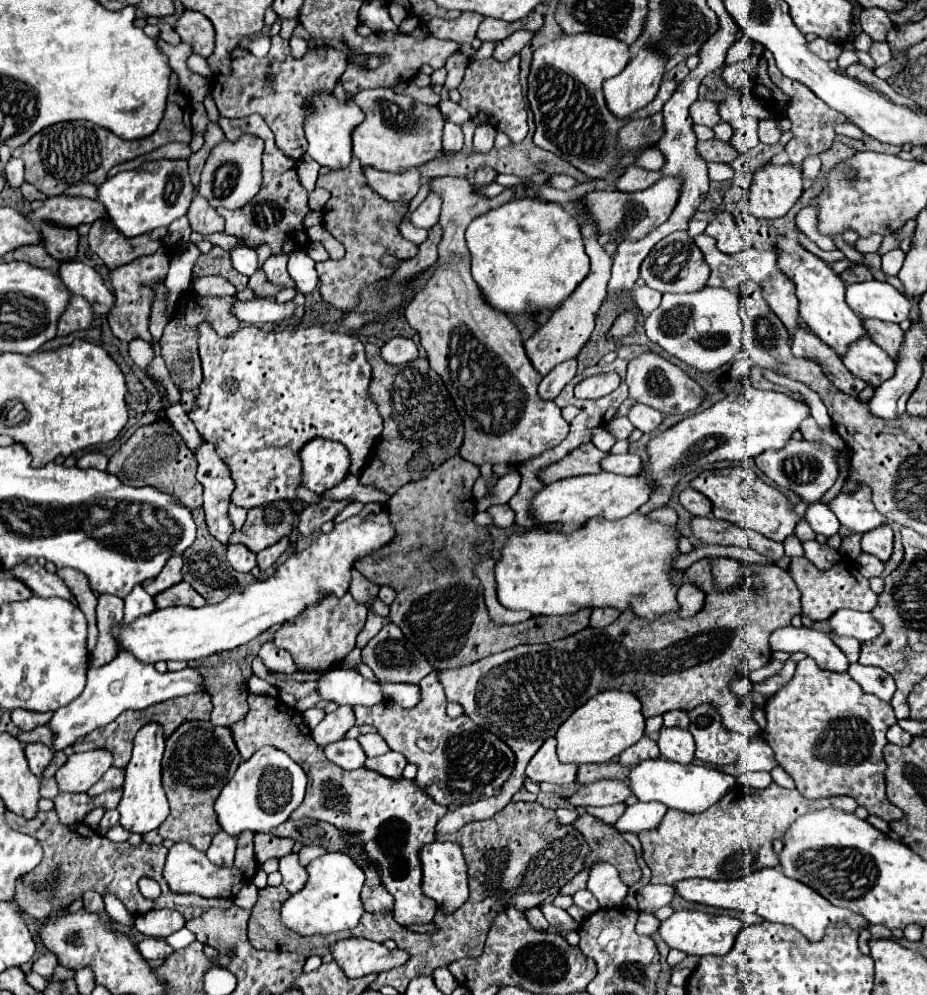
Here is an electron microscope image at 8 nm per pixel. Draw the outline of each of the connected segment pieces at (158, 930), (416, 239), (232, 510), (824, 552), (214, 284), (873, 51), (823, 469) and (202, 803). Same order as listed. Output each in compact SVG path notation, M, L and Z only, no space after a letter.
M155 909L149 913L143 913L135 917L135 929L143 933L145 937L157 937L163 939L175 931L185 927L185 919L179 911L171 909Z
M403 219L403 223L401 223L401 233L403 233L405 239L413 241L415 245L419 245L419 243L423 243L423 241L427 239L427 231L425 231L425 229L419 229L419 227L411 225L411 223L405 221L405 219Z
M233 503L229 505L229 517L231 517L231 521L233 521L235 531L239 531L239 529L243 527L243 523L245 523L245 515L247 515L247 511L243 511L241 507L235 507Z
M805 541L803 543L803 551L805 557L817 567L817 569L829 569L833 565L833 561L839 561L839 551L831 549L829 545L821 545L817 541Z
M201 277L201 279L193 279L193 289L203 295L203 297L225 297L225 295L235 295L235 287L223 279L223 277Z
M872 42L869 53L876 68L888 62L891 58L891 50L887 42Z
M791 439L783 449L765 451L755 461L757 461L757 467L765 475L771 475L771 479L779 487L789 487L789 491L793 491L797 497L803 497L803 501L817 503L835 485L835 481L839 477L839 467L837 467L835 455L837 455L837 451L827 445Z
M187 721L187 723L181 723L181 727L177 727L177 731L173 735L169 735L165 739L165 743L167 743L167 747L165 747L165 755L163 755L163 787L165 787L165 793L169 799L171 813L159 825L157 833L161 839L185 841L185 843L193 845L197 851L207 851L213 837L221 831L221 825L217 823L217 815L213 811L213 803L241 763L231 729L215 727L209 721Z

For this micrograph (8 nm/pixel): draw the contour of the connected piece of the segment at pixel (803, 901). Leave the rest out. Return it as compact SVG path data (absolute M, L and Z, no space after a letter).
M767 867L763 871L753 871L751 875L747 875L743 879L729 879L729 881L685 879L685 881L675 883L675 889L687 901L713 905L713 907L721 907L721 909L739 909L739 911L755 913L755 915L763 917L765 921L791 925L811 941L823 939L827 927L831 927L835 923L847 923L855 933L869 929L869 923L867 923L867 919L863 919L863 915L855 915L853 911L839 909L839 907L827 903L827 899L823 899L823 895L819 895L815 889L807 887L805 883L799 883L797 879L787 879L787 875L783 875L779 867Z

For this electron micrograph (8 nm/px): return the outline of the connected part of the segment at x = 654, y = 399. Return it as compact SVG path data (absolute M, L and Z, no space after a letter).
M645 351L629 361L625 383L629 387L629 397L633 401L649 405L665 415L681 415L695 411L705 397L705 391L699 387L699 383L695 383L681 367L673 365L671 361L653 351Z

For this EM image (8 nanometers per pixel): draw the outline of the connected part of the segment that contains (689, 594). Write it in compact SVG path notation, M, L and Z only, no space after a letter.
M683 583L683 585L679 587L679 591L677 591L677 603L679 603L677 615L679 615L681 619L693 617L695 613L701 611L703 601L705 601L705 595L703 595L697 587L693 587L693 585L689 585L689 583Z

